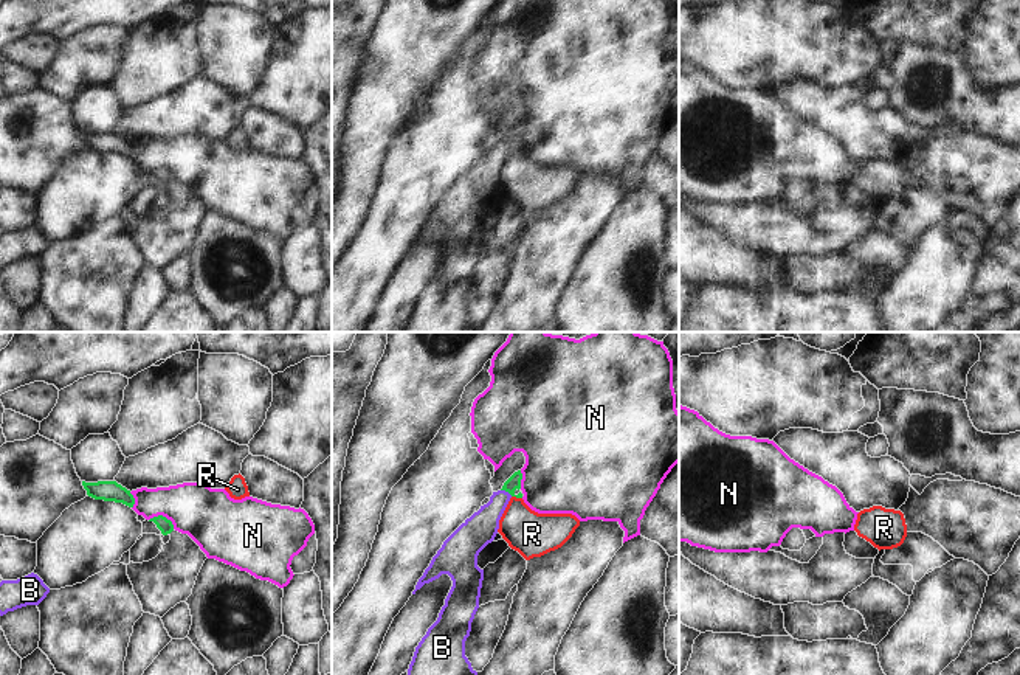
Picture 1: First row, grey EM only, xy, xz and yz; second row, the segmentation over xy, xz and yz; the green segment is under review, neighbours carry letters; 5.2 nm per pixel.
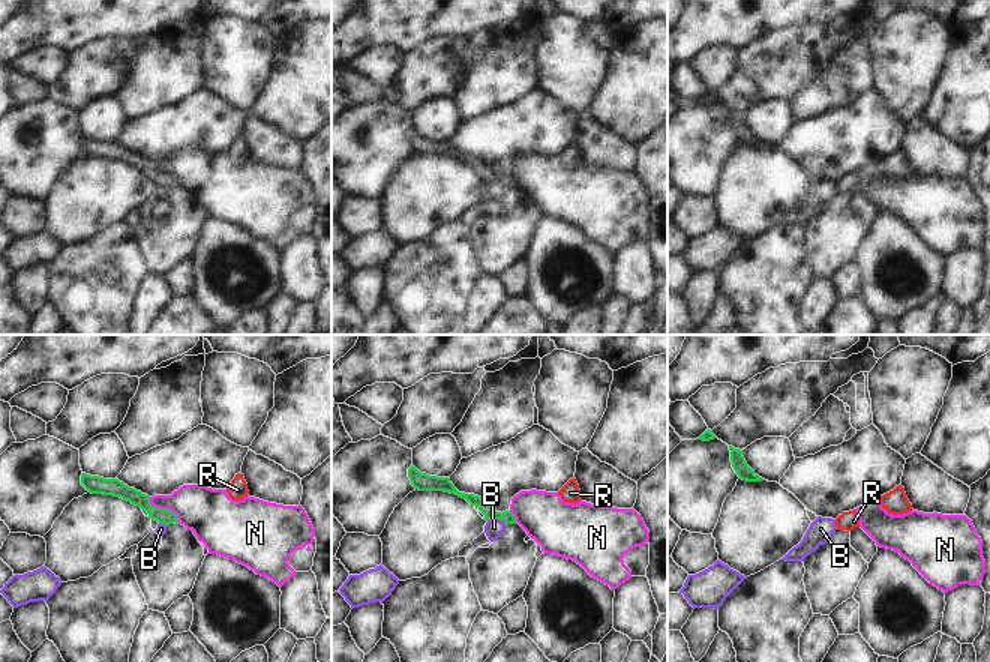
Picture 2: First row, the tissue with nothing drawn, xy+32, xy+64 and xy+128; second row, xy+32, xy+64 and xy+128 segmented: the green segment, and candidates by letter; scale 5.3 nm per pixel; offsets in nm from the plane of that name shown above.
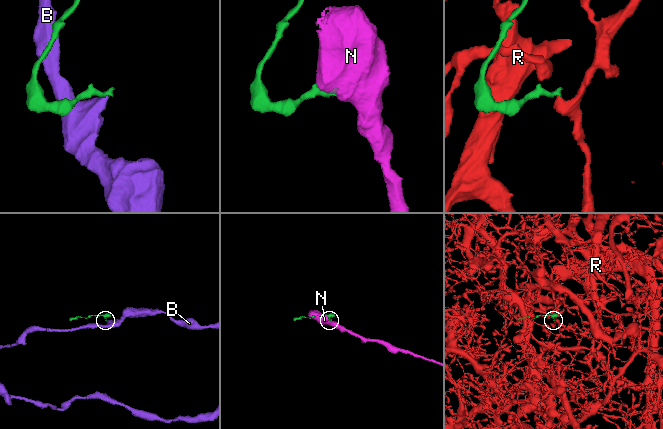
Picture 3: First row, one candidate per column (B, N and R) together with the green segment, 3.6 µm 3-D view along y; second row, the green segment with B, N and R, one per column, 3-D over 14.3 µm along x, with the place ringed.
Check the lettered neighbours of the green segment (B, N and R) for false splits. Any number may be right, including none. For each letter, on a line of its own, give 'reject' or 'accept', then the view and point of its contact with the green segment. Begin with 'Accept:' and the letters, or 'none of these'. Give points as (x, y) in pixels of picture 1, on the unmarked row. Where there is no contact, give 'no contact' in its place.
Accept: R
B: reject; contact xz (507, 143)
N: reject; contact xy (161, 168)
R: accept; contact xz (516, 149)

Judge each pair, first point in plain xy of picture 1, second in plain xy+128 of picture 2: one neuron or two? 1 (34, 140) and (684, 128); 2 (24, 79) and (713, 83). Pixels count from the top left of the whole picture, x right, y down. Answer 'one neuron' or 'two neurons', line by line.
1: one neuron
2: two neurons

